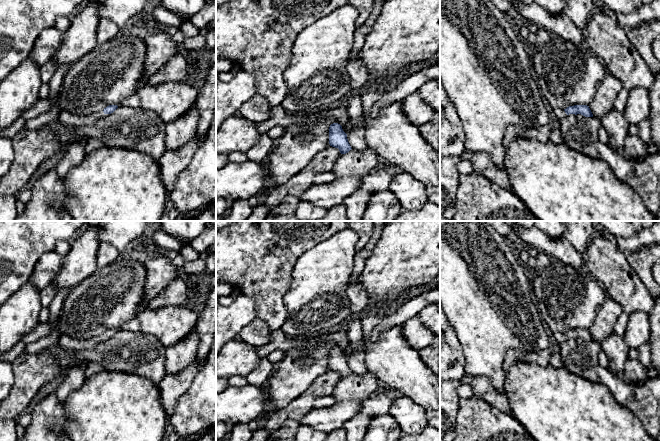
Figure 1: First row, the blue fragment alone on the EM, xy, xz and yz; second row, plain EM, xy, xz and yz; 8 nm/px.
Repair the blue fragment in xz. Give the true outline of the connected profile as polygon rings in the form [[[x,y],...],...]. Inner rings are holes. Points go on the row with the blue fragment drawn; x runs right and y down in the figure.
[[[333,123],[329,127],[329,144],[338,148],[341,154],[346,154],[352,149],[348,142],[347,134],[338,123]]]

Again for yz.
[[[574,105],[574,106],[569,106],[566,109],[556,109],[554,110],[556,117],[561,120],[565,118],[569,114],[581,114],[585,117],[593,117],[593,114],[587,105]]]

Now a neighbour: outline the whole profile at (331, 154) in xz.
[[[332,146],[317,153],[300,173],[291,177],[285,184],[266,191],[261,201],[271,210],[287,196],[293,195],[299,198],[314,183],[317,173],[330,172],[333,169],[340,155],[339,149]]]

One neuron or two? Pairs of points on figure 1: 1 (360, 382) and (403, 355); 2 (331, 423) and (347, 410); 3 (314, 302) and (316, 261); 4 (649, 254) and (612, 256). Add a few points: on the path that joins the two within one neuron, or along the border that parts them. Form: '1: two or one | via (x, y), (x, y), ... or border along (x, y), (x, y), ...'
1: two | border along (367, 370), (379, 382)
2: one | via (335, 419), (343, 411)
3: one | via (316, 292), (316, 271)
4: two | border along (626, 253), (628, 264), (638, 276)

